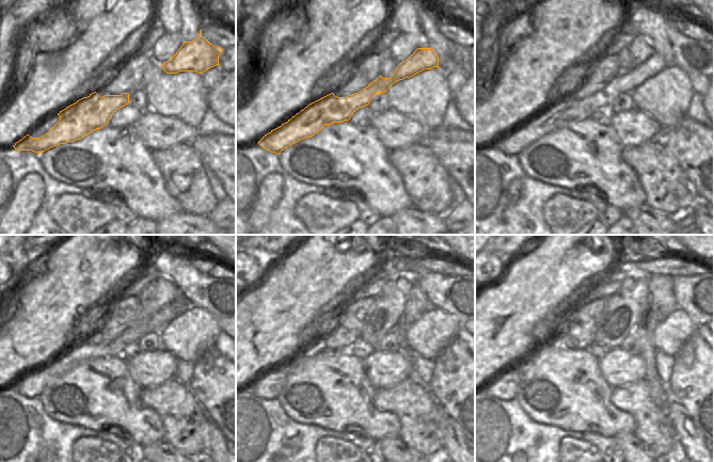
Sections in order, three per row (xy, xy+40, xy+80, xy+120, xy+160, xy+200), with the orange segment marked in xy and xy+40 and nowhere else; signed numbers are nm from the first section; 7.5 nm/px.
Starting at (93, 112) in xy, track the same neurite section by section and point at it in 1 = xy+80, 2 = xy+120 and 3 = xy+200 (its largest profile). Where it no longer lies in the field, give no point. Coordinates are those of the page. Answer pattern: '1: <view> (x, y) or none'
1: xy+80 (562, 111)
2: xy+120 (30, 385)
3: xy+200 (504, 386)

